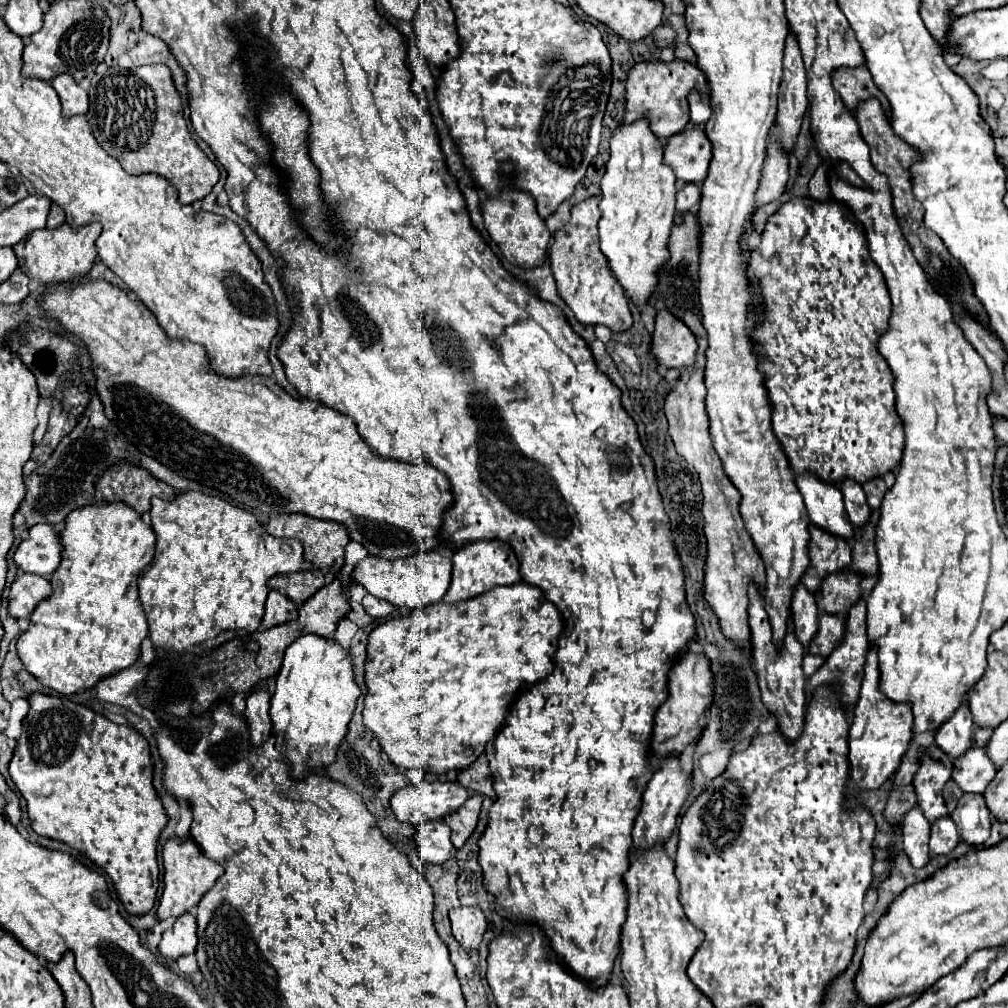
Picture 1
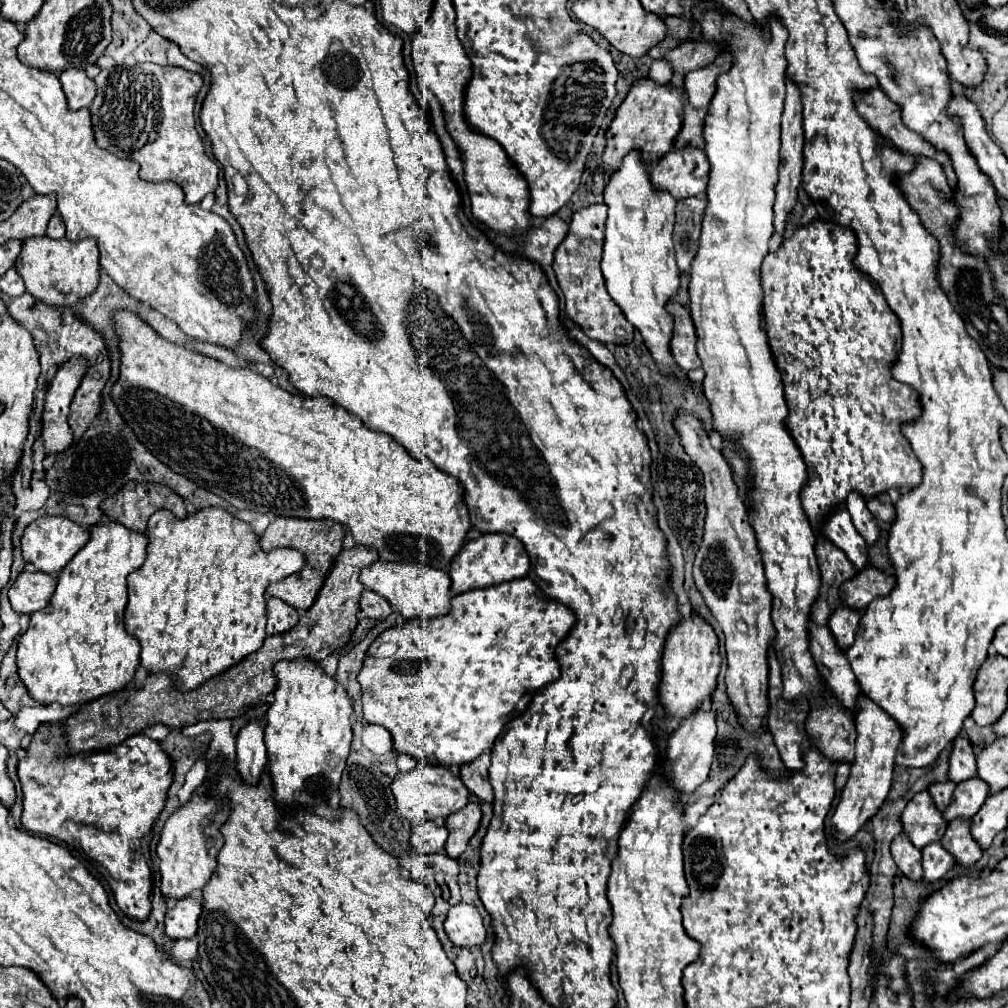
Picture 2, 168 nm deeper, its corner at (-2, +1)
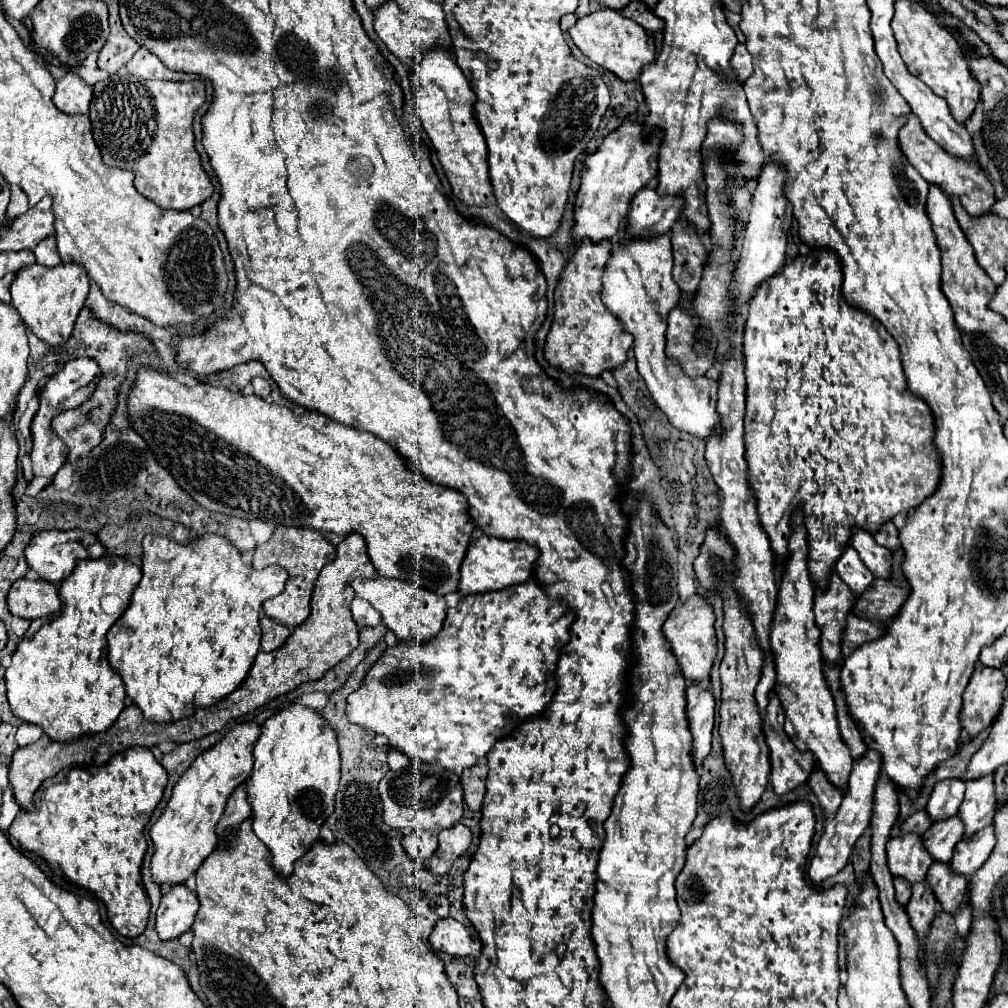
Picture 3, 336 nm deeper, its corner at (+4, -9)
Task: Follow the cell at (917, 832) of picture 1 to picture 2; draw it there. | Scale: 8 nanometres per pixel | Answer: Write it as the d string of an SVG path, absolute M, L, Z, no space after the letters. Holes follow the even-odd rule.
M899 833L893 843L891 843L891 853L893 859L899 867L899 871L909 877L909 879L921 879L923 877L923 867L921 867L921 851L917 847L911 847L911 839L907 839L907 835Z

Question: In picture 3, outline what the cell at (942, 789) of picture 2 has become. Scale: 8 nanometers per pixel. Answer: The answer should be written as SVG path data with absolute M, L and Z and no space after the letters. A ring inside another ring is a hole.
M917 811L913 815L909 815L903 823L901 823L901 833L917 833L923 835L925 829L929 829L929 815L927 811Z

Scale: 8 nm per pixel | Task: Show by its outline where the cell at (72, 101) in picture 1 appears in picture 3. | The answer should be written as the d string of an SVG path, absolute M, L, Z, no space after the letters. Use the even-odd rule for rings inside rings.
M67 73L57 81L57 91L53 95L53 105L67 113L89 113L89 103L91 103L93 87L87 85L77 73Z

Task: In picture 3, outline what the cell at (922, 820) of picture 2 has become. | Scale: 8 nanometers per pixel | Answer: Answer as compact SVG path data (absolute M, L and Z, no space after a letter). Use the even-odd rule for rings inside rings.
M917 833L893 837L887 843L887 865L893 877L907 879L913 885L925 879L931 863L931 855L925 851Z

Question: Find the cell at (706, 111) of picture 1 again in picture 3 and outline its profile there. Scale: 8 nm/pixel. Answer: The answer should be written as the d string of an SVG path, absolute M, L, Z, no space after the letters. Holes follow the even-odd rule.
M739 43L736 46L733 59L731 59L731 65L733 65L733 69L737 71L737 79L739 79L741 83L753 73L753 67L751 67L751 55L749 55L749 51L745 49L744 43Z

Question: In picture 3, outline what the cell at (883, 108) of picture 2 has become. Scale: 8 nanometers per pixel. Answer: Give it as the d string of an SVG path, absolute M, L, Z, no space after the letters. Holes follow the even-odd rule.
M909 115L907 123L901 127L899 145L901 145L901 151L905 153L905 157L909 159L909 163L921 173L921 177L931 185L939 185L947 197L959 197L969 215L981 217L985 213L993 213L993 205L997 201L995 189L989 183L987 175L983 173L981 165L977 161L957 161L957 157L949 157L949 153L945 153L945 149L941 149L941 145L937 145L923 131L923 127L915 115Z

